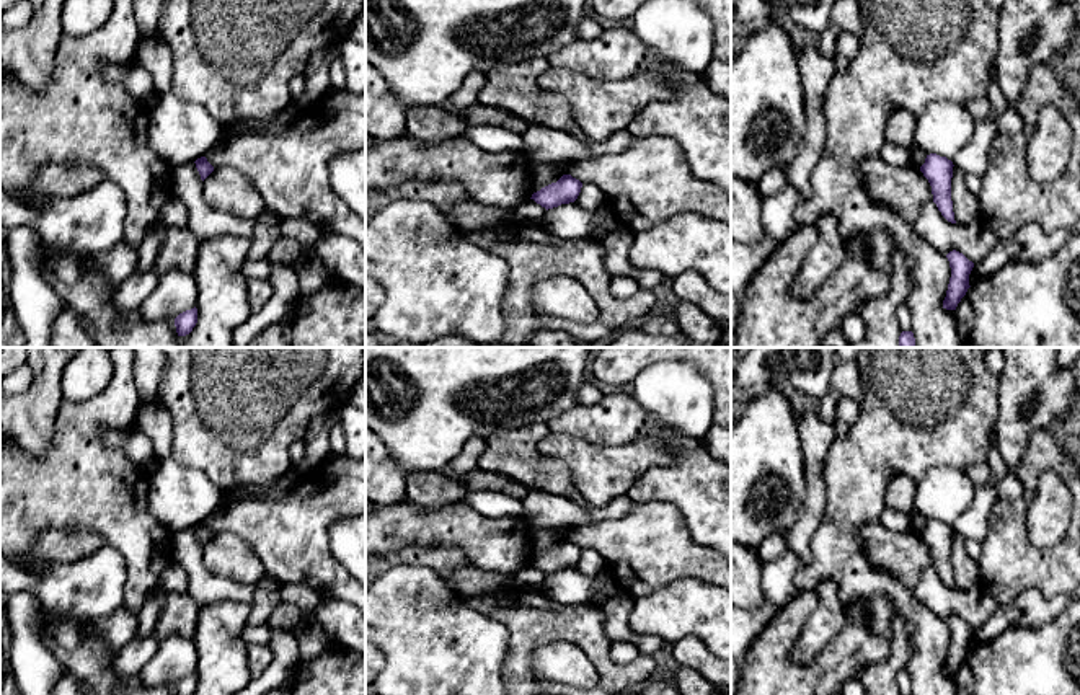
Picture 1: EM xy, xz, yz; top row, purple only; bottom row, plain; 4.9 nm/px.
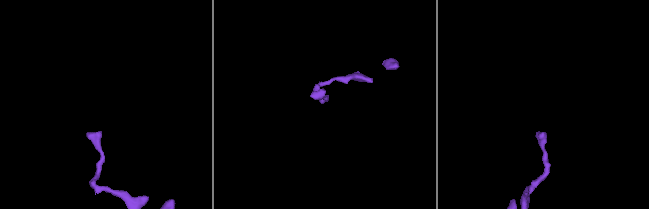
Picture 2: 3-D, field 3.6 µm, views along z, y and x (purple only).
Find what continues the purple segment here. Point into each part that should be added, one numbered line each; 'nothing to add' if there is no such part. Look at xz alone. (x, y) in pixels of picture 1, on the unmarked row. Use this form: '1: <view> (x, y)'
1: xz (568, 586)

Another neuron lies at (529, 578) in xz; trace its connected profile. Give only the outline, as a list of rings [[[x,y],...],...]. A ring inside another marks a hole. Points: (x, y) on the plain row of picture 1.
[[[527,564],[516,573],[514,587],[527,592],[540,592],[545,579],[545,573],[537,569],[533,564]]]

